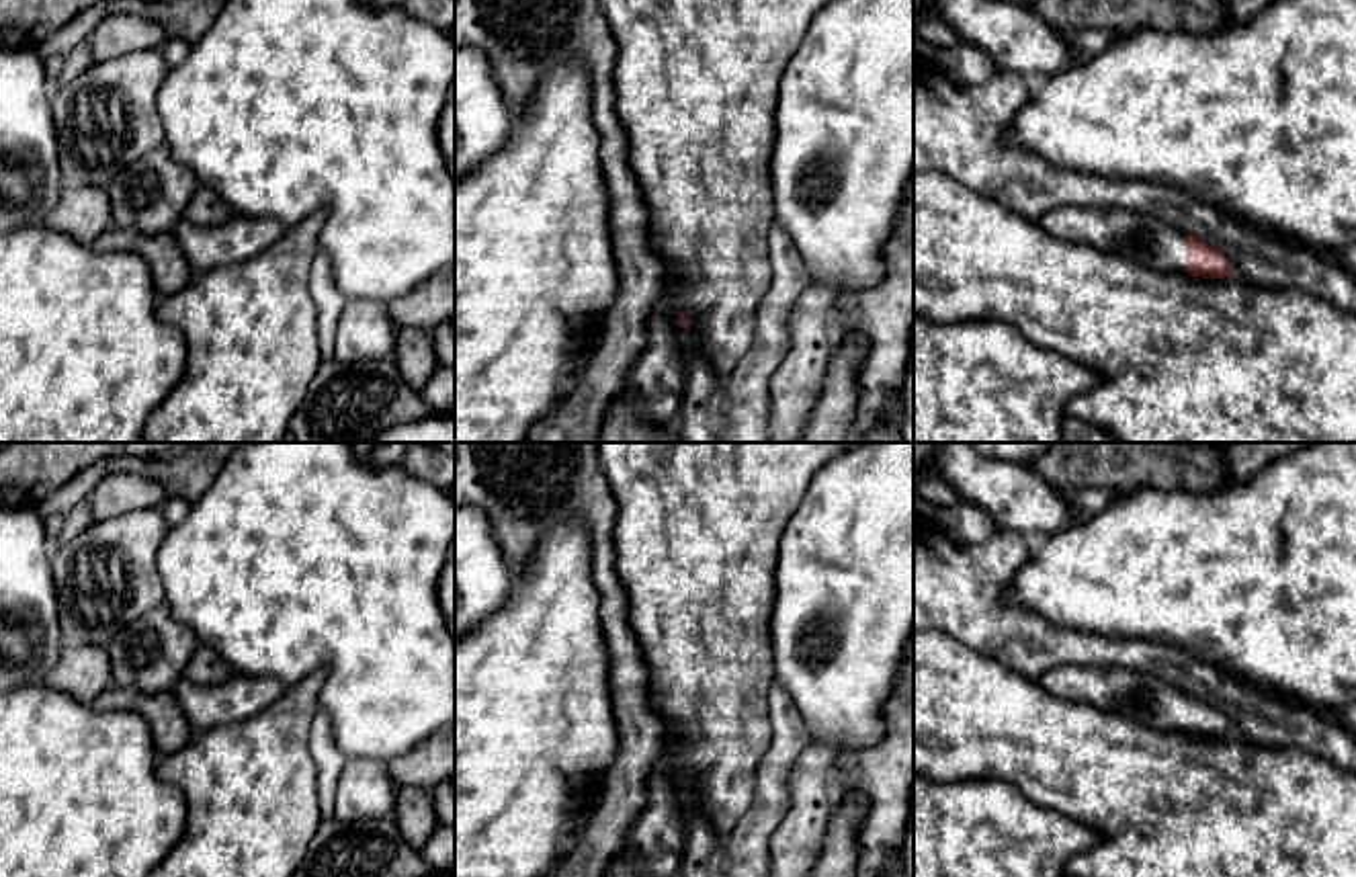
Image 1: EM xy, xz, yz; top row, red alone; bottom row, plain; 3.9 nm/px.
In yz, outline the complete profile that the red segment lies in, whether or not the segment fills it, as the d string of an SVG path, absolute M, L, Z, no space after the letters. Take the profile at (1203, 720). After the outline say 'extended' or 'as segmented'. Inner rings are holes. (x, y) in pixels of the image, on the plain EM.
M1116 664L1057 666L1036 682L1059 699L1092 705L1153 729L1200 738L1231 734L1223 711L1141 670Z; extended

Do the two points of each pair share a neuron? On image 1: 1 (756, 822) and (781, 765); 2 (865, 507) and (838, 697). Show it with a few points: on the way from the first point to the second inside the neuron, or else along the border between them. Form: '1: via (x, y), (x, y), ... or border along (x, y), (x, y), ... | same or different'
1: via (769, 808), (773, 779) | same
2: via (865, 554), (851, 591), (846, 650) | same

